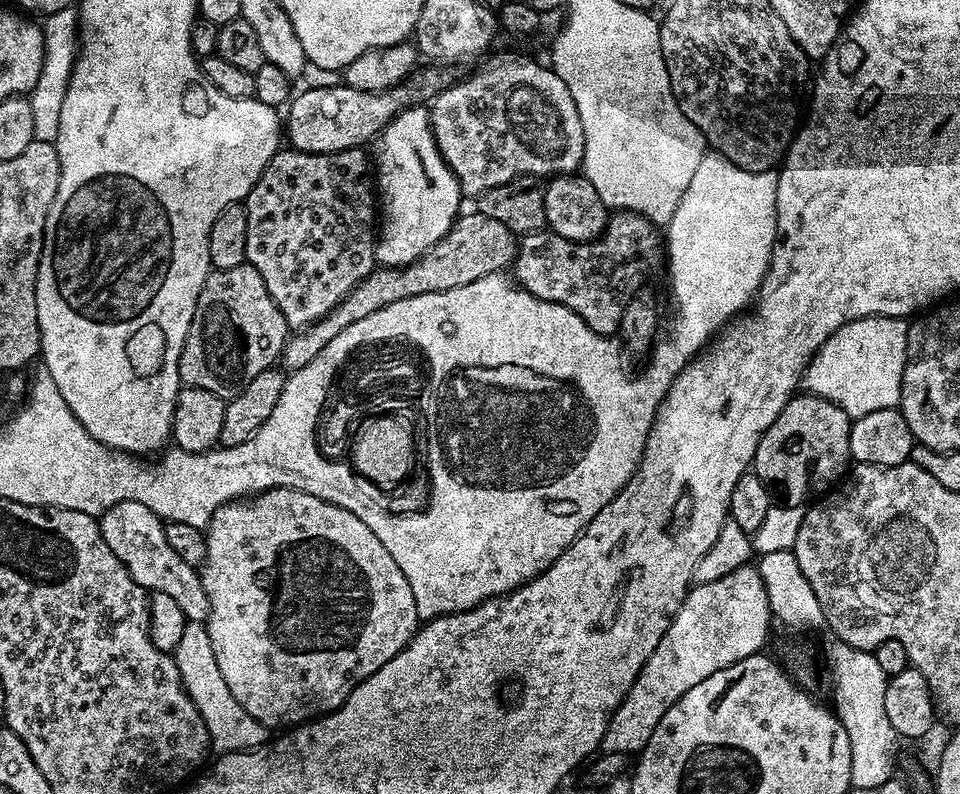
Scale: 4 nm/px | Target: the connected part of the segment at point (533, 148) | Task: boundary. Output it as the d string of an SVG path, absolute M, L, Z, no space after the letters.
M500 56L493 64L486 65L481 72L476 72L473 76L466 77L465 80L457 79L446 90L442 90L432 97L430 101L432 133L442 158L456 176L456 181L460 183L460 191L465 197L478 198L486 190L490 190L494 186L502 186L516 176L534 176L537 178L567 176L575 173L583 165L584 135L582 134L582 118L578 118L578 106L574 106L574 98L570 98L570 90L566 90L566 82L562 82L562 78L558 78L556 71L547 63L544 64L539 64L536 60L527 60L524 56Z

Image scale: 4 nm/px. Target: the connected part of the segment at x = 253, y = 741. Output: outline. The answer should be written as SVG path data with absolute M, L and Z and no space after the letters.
M186 626L174 659L184 688L190 694L194 706L198 706L198 714L202 714L206 722L211 747L215 751L217 748L217 753L246 752L265 743L262 725L252 716L244 715L242 706L238 706L238 698L234 698L234 694L230 694L230 686L226 686L226 678L222 678L222 670L218 670L218 662L214 662L214 650L210 646L207 627Z

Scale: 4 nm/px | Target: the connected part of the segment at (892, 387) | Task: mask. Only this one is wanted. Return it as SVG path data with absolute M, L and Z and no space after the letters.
M867 316L853 324L843 324L833 336L826 338L824 345L812 355L812 361L804 372L803 387L811 395L837 404L850 418L874 414L874 410L896 408L900 402L907 341L908 324L898 316Z

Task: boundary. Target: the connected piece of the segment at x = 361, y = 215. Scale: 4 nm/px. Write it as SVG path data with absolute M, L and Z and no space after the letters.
M351 148L330 154L310 154L295 150L281 150L266 166L266 170L258 178L255 186L248 191L247 200L243 201L246 210L246 262L262 274L262 282L266 282L266 290L270 290L270 298L282 312L282 318L288 323L289 329L299 330L311 328L323 316L331 312L346 299L358 285L367 278L372 269L377 267L376 242L378 239L378 196L374 191L374 176L370 171L370 156L364 148Z

